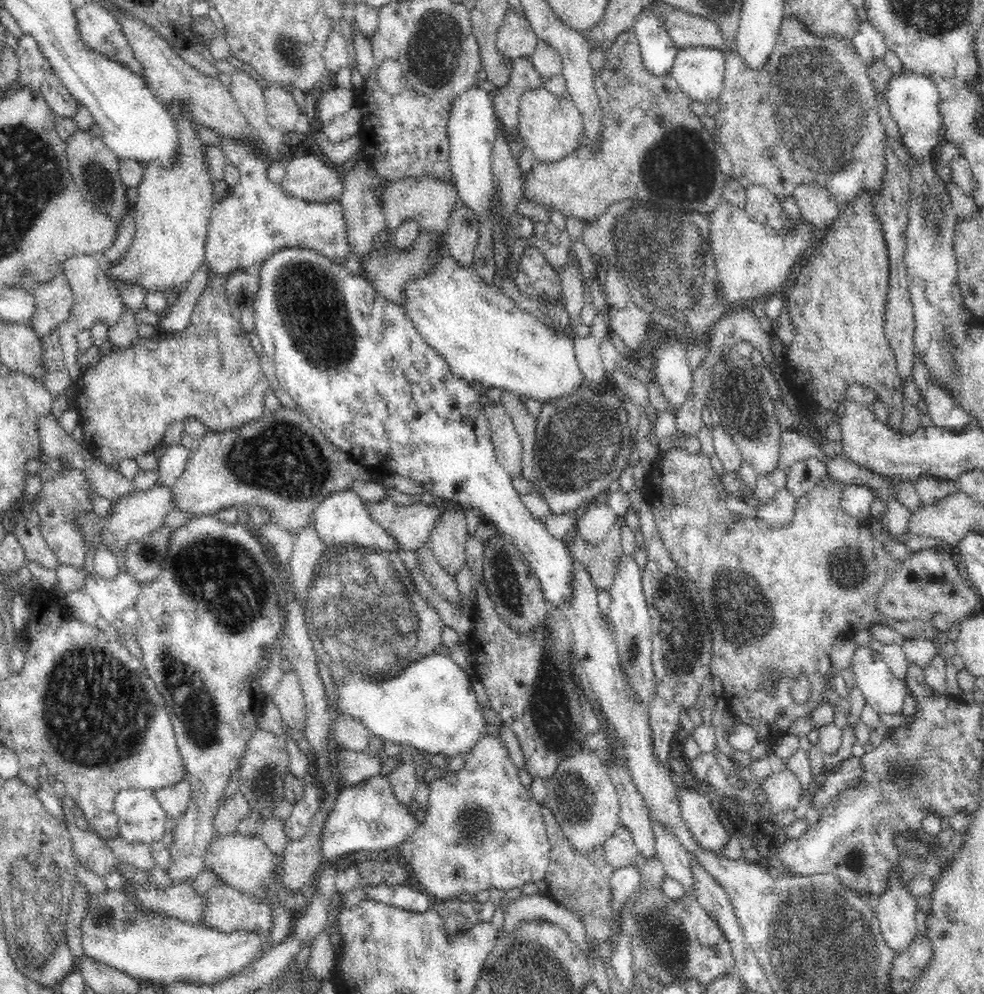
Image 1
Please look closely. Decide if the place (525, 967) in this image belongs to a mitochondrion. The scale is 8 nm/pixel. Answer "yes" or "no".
yes

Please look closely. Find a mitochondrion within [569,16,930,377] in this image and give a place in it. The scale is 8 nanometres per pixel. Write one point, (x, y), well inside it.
(817, 109)

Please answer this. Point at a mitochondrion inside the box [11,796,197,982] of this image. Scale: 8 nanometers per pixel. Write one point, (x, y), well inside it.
(103, 918)

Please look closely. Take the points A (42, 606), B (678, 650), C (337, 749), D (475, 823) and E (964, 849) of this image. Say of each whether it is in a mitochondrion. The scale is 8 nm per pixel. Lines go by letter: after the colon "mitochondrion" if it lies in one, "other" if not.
A: other
B: mitochondrion
C: other
D: mitochondrion
E: other

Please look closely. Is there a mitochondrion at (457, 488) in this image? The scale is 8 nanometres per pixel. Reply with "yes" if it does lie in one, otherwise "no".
no

